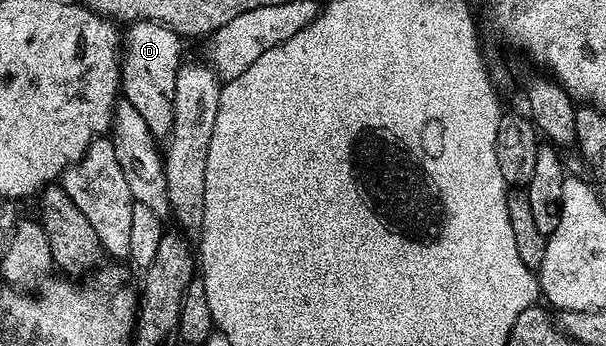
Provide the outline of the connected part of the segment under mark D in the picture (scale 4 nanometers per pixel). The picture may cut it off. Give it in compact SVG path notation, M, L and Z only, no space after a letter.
M149 19L136 20L122 35L120 86L123 98L138 109L150 133L157 137L167 137L174 121L174 81L178 81L182 62L180 44L180 36Z

